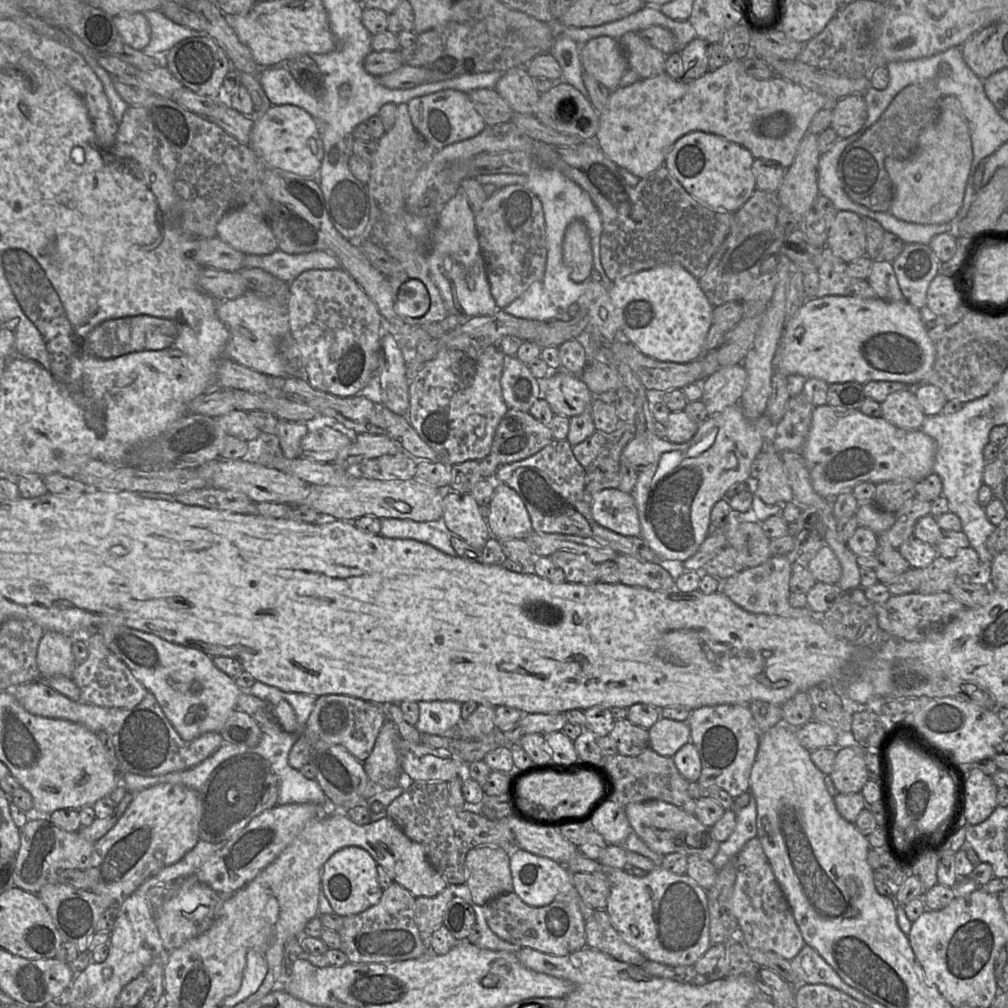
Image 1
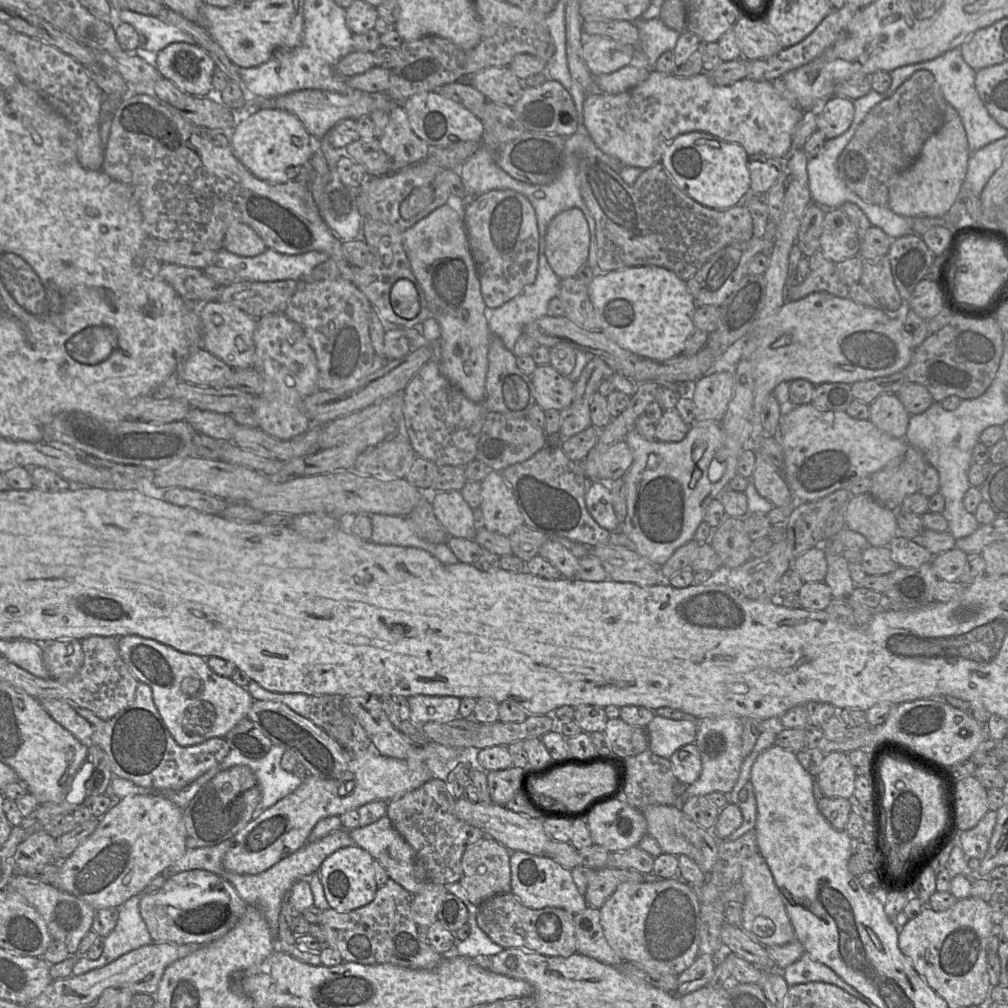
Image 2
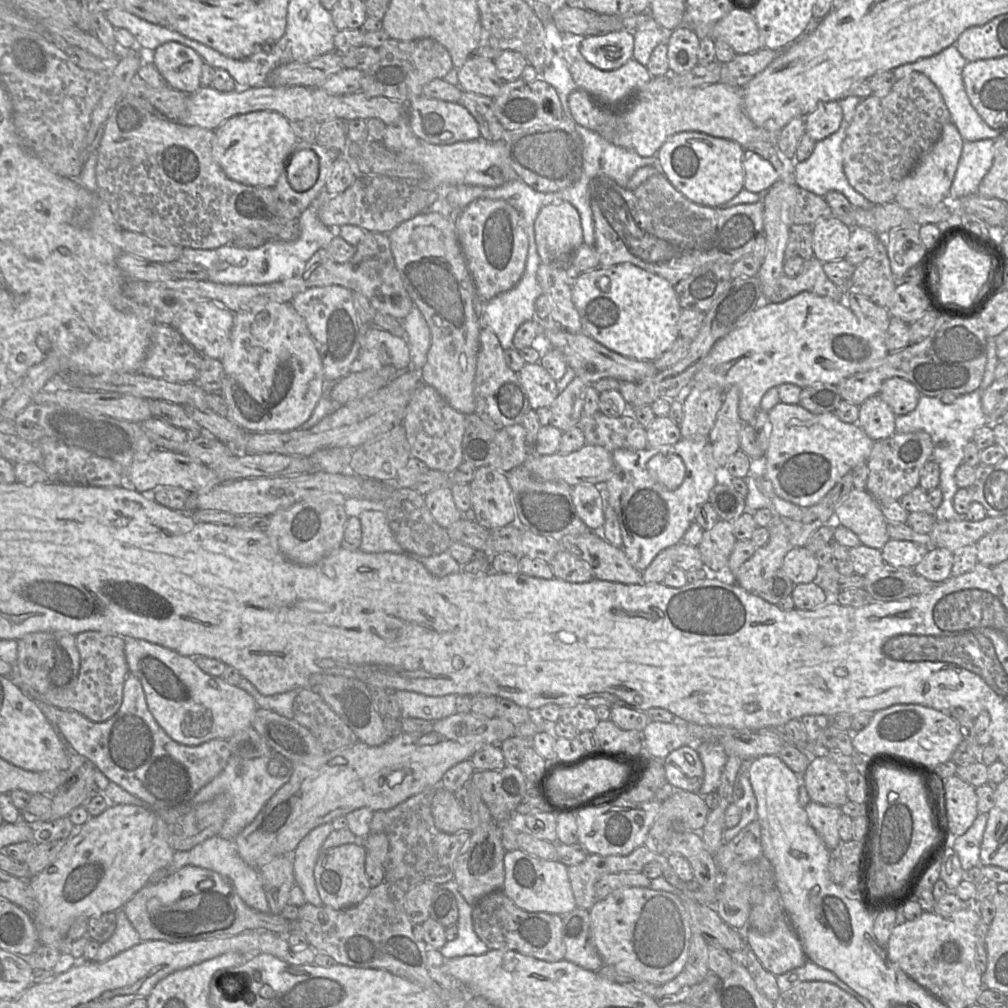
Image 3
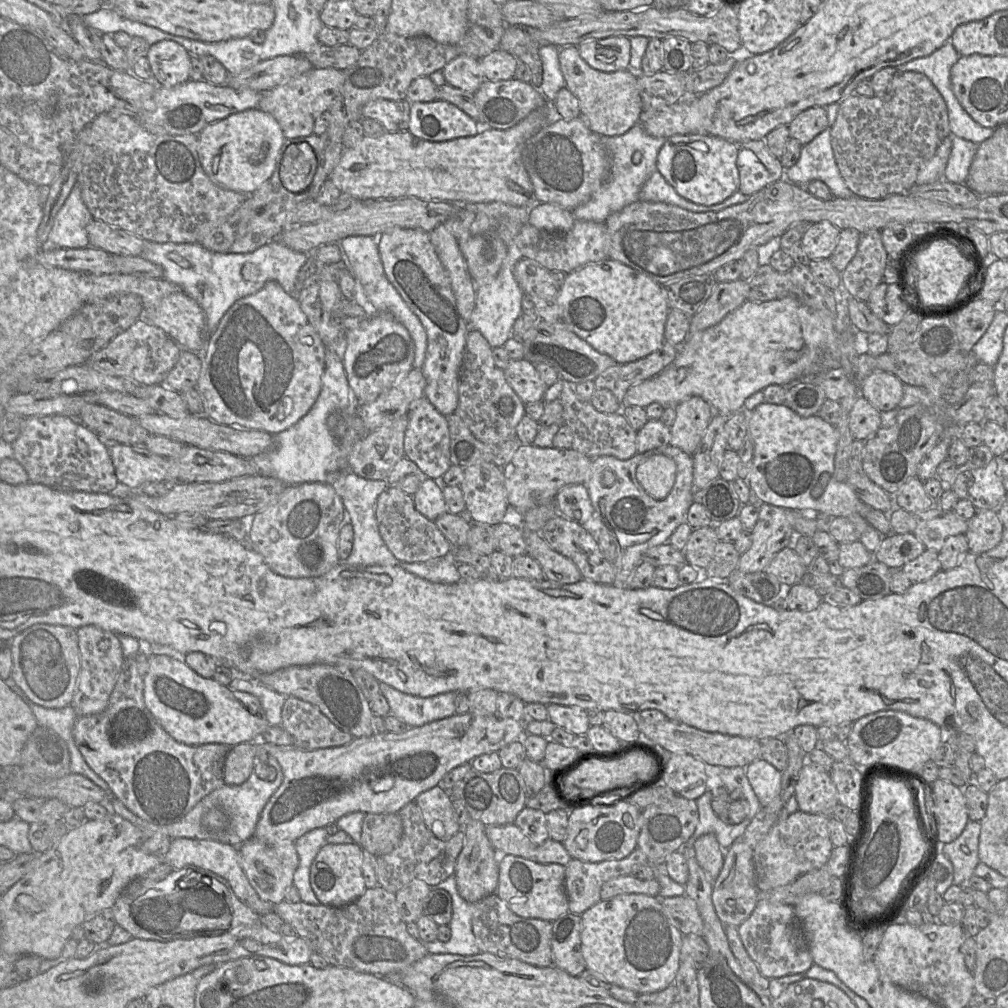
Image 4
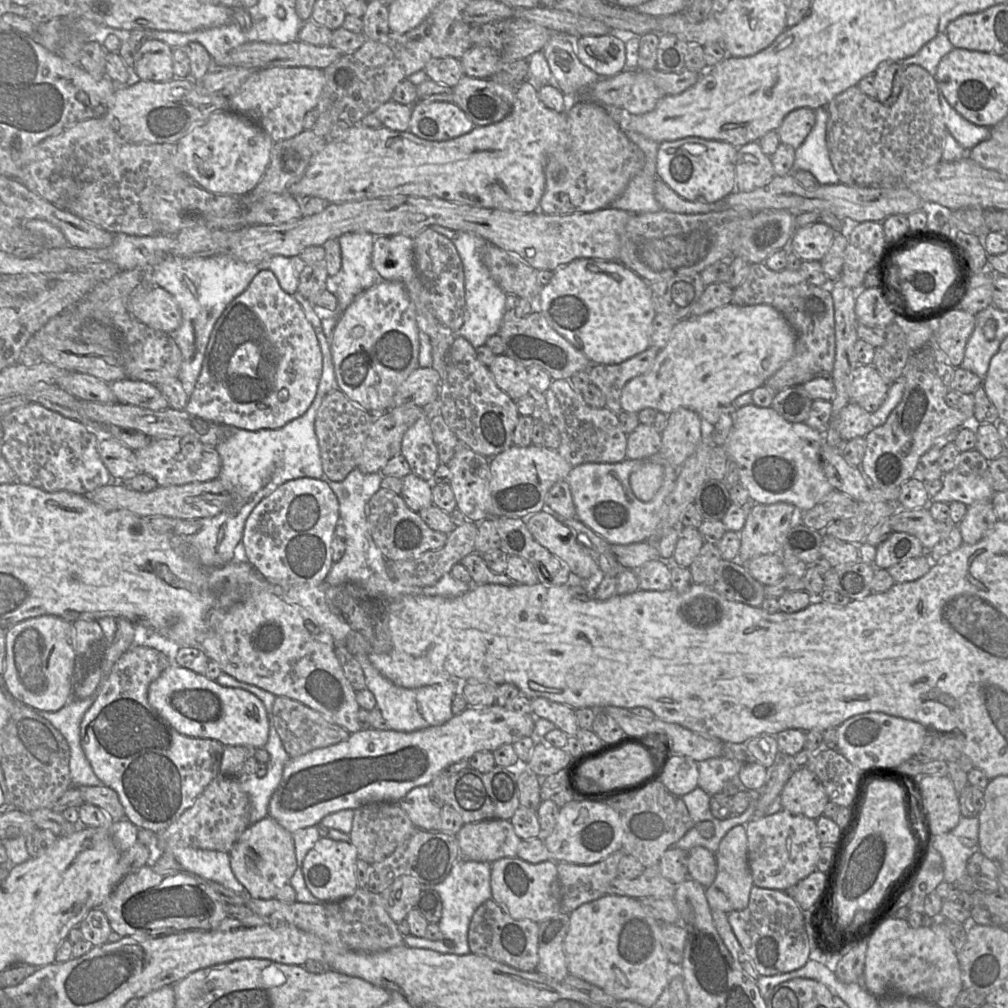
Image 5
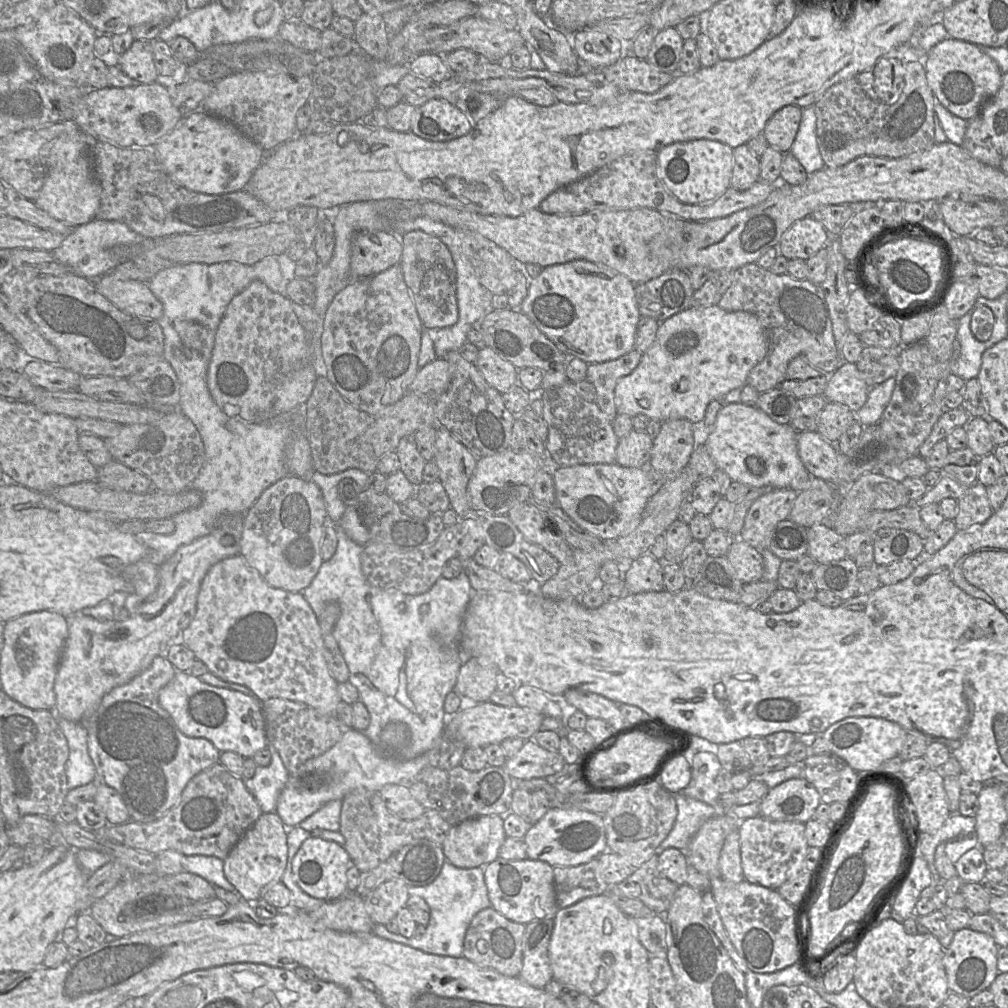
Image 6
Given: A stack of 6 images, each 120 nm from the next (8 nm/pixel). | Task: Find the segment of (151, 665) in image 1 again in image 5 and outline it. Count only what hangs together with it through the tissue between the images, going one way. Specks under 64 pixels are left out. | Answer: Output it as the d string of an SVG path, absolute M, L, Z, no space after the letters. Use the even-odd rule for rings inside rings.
M170 664L148 688L149 704L180 734L213 739L227 746L264 748L270 721L263 703L240 688L225 687L177 664Z

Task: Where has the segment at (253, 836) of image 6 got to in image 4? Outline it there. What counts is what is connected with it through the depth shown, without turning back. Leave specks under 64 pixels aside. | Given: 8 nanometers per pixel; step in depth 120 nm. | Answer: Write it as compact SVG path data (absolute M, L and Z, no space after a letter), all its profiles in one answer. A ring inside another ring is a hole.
M251 838L238 847L240 865L258 896L273 904L285 901L286 891L293 885L294 873L299 864L299 857L294 842L266 844Z

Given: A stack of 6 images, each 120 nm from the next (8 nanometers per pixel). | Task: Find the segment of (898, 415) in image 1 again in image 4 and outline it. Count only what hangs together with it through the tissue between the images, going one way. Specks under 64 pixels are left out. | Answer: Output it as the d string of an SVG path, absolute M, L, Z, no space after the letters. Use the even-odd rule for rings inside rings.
M859 396L849 413L849 429L854 439L865 442L881 428L881 412Z

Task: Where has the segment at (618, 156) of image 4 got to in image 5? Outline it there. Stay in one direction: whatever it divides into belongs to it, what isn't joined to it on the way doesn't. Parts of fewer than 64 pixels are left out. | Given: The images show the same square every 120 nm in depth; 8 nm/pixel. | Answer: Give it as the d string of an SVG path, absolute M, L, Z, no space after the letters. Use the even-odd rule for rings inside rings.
M626 129L624 132L629 140L643 151L645 165L629 182L623 194L610 204L610 207L630 213L658 212L663 209L654 196L659 143L632 130Z

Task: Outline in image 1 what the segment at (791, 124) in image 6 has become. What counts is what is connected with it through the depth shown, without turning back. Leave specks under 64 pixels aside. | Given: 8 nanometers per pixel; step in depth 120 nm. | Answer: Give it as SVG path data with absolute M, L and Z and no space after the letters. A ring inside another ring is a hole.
M862 94L845 96L834 104L830 127L840 138L847 138L863 127L867 116L867 105Z

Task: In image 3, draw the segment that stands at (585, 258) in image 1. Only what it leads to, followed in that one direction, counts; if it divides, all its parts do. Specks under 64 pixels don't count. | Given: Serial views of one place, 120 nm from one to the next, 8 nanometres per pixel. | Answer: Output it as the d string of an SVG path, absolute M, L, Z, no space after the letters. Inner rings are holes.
M568 202L543 207L534 234L541 262L550 266L570 266L571 256L584 243L579 212Z

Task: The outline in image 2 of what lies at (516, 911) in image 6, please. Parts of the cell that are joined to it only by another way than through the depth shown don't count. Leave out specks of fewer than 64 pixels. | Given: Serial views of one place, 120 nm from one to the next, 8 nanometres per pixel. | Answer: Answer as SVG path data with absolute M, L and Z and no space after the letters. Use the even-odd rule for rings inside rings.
M511 851L510 869L511 892L528 908L556 907L574 915L588 906L584 895L580 893L573 880L571 870L544 854L533 855L523 851Z

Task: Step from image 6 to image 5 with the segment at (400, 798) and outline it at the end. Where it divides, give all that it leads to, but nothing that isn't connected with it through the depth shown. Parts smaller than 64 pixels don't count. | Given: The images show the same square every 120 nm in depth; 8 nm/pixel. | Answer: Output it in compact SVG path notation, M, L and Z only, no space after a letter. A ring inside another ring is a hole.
M429 785L410 790L396 802L408 815L416 828L427 832L437 832L440 827L442 805L434 797Z

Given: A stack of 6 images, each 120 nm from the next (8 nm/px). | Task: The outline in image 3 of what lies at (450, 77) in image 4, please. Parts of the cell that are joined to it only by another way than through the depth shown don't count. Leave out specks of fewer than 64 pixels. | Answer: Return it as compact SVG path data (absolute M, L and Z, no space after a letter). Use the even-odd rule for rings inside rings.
M475 53L457 72L458 86L463 91L487 97L495 97L505 83L500 78L494 61Z

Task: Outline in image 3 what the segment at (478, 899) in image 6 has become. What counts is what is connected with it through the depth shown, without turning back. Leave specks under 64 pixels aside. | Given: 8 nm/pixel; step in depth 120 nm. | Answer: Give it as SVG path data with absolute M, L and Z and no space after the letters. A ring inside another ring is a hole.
M454 879L438 885L439 888L449 890L456 898L459 918L456 923L458 928L457 937L452 941L447 941L446 944L439 949L439 952L447 959L467 956L467 955L482 955L486 953L489 948L477 936L474 931L472 923L471 906L461 895L458 886Z

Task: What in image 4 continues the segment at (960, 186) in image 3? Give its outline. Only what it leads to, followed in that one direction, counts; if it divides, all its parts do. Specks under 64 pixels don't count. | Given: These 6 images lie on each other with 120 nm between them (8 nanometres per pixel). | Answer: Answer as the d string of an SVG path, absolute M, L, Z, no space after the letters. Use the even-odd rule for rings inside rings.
M952 133L949 136L952 139L952 150L943 177L950 182L964 184L966 183L978 144Z

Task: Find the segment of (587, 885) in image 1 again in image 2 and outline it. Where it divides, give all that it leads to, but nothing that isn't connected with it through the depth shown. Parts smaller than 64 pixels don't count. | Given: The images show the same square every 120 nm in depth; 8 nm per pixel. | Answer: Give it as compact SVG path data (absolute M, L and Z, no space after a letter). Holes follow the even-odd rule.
M596 869L589 881L584 898L589 906L600 909L618 885L625 882L644 882L643 874L635 869Z

